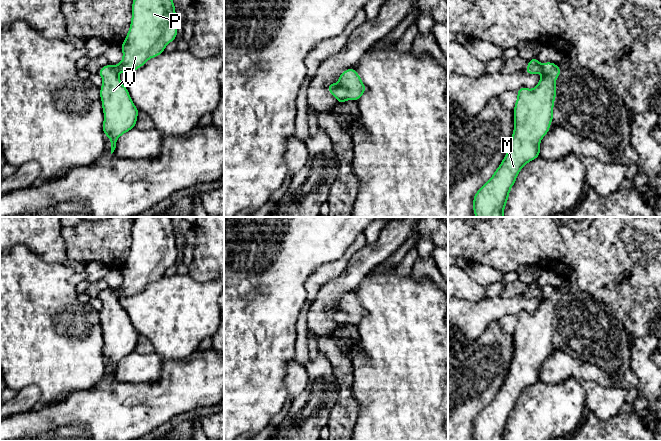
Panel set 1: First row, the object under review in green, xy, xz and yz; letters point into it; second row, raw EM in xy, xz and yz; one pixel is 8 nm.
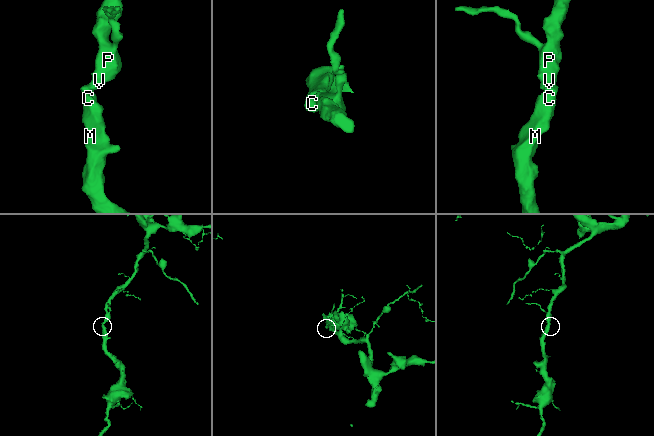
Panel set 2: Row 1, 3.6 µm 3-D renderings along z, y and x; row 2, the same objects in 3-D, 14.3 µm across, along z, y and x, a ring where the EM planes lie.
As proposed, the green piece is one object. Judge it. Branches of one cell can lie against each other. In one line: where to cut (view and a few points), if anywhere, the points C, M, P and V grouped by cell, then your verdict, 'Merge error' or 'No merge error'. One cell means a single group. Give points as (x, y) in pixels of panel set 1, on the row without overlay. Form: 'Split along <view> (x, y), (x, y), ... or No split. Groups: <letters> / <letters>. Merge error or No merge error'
No split. Groups: C M P V. No merge error

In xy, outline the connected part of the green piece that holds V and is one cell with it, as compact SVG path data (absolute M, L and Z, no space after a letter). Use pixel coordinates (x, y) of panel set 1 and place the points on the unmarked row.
M135 217L131 233L130 253L121 268L123 276L121 286L117 289L108 288L98 295L103 304L100 312L104 337L102 353L104 359L110 362L111 378L116 372L117 363L135 351L139 336L127 312L120 305L119 297L136 295L149 283L164 277L165 271L176 263L178 257L175 229L171 217Z

